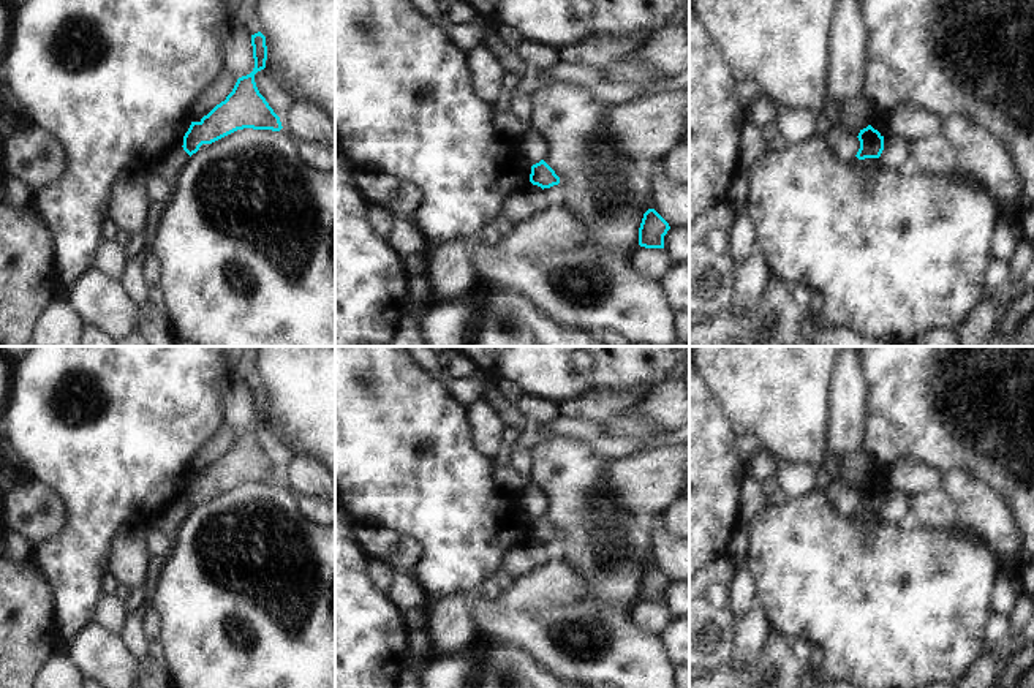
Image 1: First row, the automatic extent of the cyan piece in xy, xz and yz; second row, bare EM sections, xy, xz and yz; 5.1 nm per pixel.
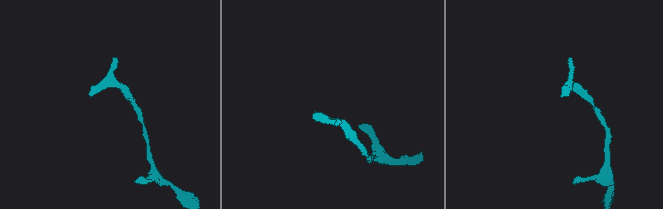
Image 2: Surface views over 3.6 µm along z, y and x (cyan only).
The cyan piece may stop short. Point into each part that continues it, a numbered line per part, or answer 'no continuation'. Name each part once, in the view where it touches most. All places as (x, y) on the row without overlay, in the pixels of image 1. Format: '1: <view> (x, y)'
no continuation

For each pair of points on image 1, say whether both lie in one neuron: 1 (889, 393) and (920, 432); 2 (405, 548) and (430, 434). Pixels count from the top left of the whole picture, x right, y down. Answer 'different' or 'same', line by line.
1: same
2: different

